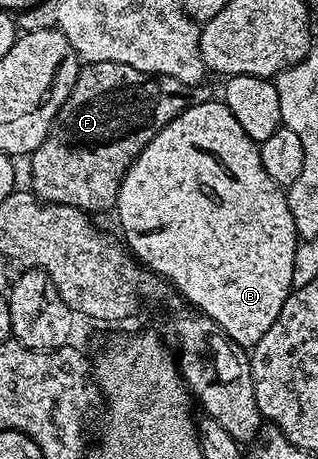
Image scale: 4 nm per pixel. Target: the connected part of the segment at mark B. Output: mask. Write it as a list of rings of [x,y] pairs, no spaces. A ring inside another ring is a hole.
[[[212,100],[205,104],[189,106],[186,110],[179,113],[173,121],[165,124],[153,140],[149,140],[146,148],[135,157],[135,162],[127,170],[123,178],[123,183],[119,189],[119,226],[123,229],[121,233],[122,241],[128,251],[139,259],[142,265],[155,274],[160,274],[167,279],[176,290],[182,294],[186,303],[195,305],[194,309],[198,313],[211,318],[223,329],[227,337],[232,338],[238,346],[250,348],[273,328],[273,320],[277,320],[277,312],[281,312],[281,304],[291,295],[293,289],[293,268],[295,267],[295,248],[297,245],[297,235],[293,216],[289,212],[289,204],[284,187],[278,186],[273,180],[269,180],[269,172],[261,164],[259,147],[249,136],[245,136],[241,124],[237,124],[237,119],[233,117],[233,112],[221,100]]]

